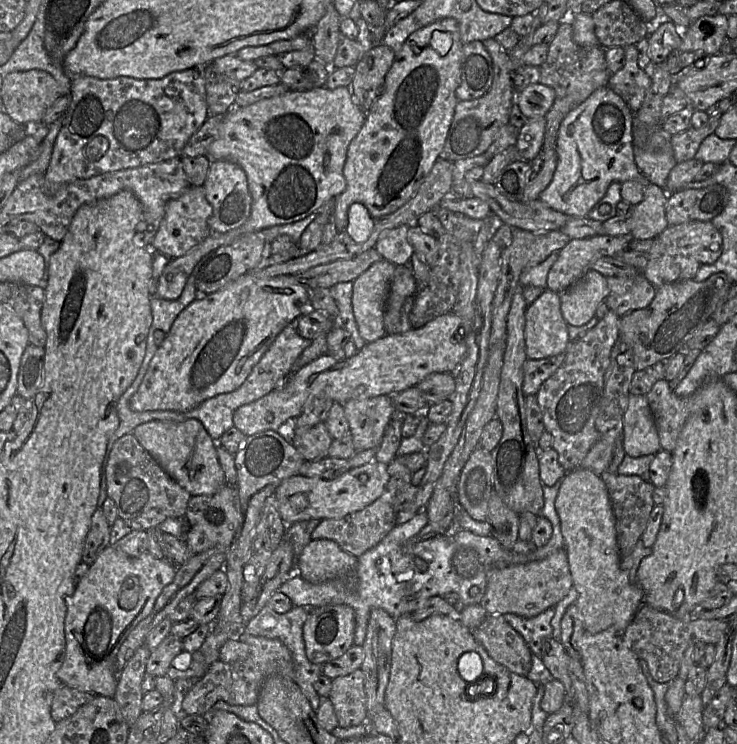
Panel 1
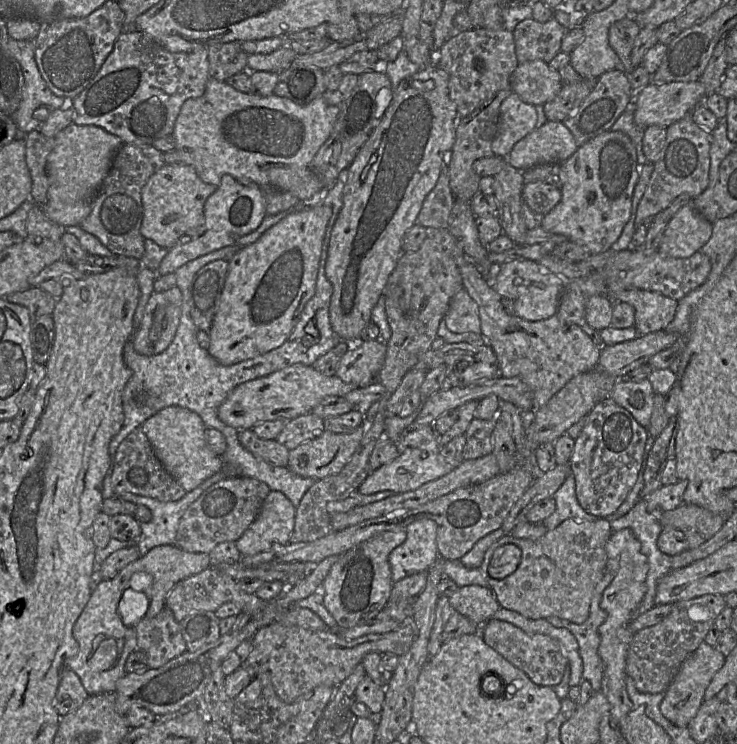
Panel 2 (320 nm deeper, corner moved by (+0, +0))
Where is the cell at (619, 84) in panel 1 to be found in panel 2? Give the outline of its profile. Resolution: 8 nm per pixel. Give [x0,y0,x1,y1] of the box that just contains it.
[609,15,642,71]

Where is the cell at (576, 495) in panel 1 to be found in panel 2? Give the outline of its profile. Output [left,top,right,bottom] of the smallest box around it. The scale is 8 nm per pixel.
[598,529,649,725]

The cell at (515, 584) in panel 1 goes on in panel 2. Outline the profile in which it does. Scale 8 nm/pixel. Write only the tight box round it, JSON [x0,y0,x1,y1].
[480,518,612,624]

